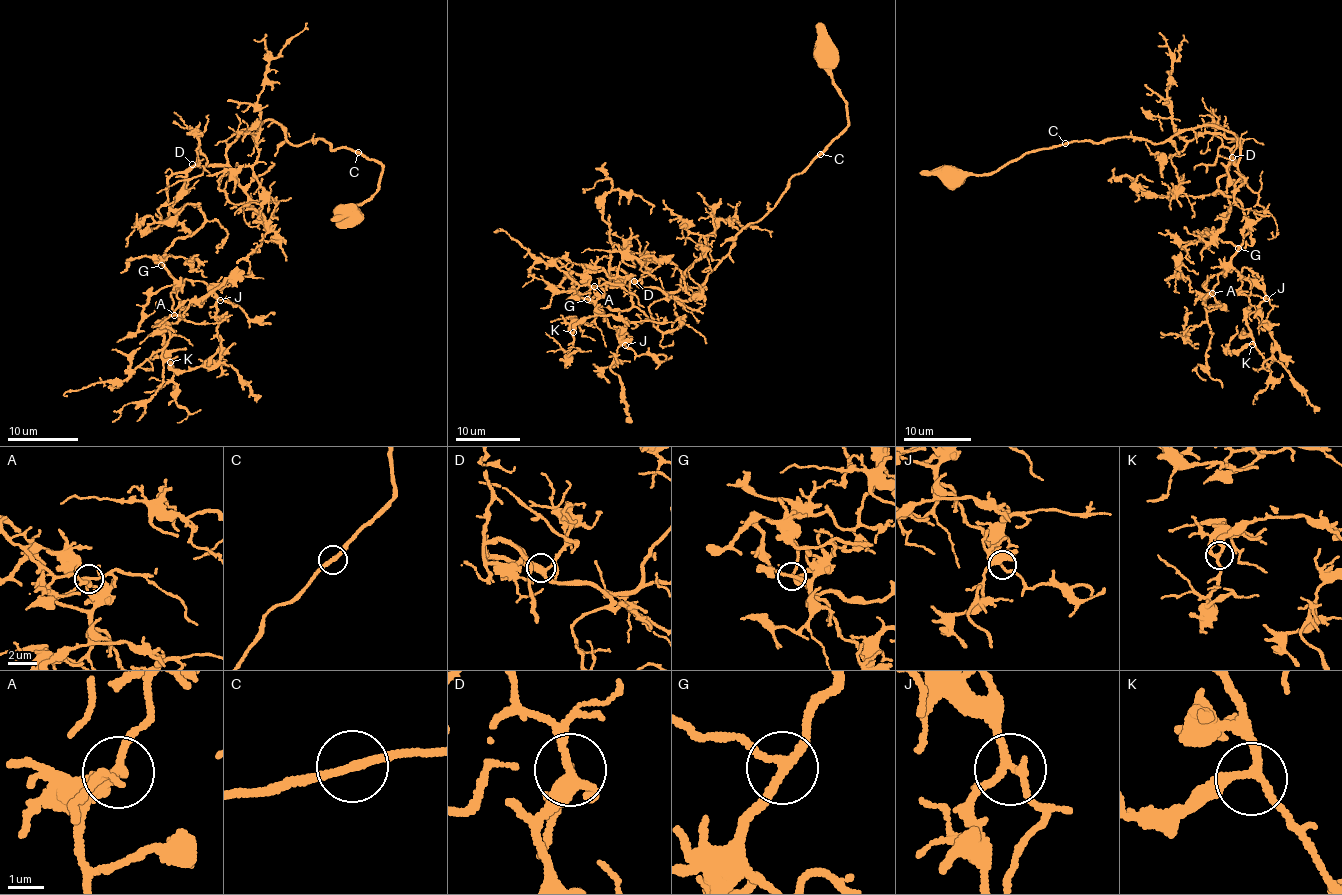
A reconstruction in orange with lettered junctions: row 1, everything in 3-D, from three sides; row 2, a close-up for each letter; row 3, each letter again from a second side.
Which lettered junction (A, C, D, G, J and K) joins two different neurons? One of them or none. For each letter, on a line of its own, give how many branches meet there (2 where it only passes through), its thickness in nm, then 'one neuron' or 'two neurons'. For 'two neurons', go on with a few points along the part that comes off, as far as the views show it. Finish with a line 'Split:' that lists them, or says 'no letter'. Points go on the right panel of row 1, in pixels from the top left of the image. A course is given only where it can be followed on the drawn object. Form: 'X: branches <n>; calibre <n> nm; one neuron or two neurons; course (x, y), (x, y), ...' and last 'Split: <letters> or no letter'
A: branches 3; calibre 180 nm; one neuron
C: branches 2; calibre 240 nm; one neuron
D: branches 3; calibre 300 nm; one neuron
G: branches 3; calibre 220 nm; one neuron
J: branches 3; calibre 190 nm; one neuron
K: branches 3; calibre 240 nm; one neuron
Split: no letter

